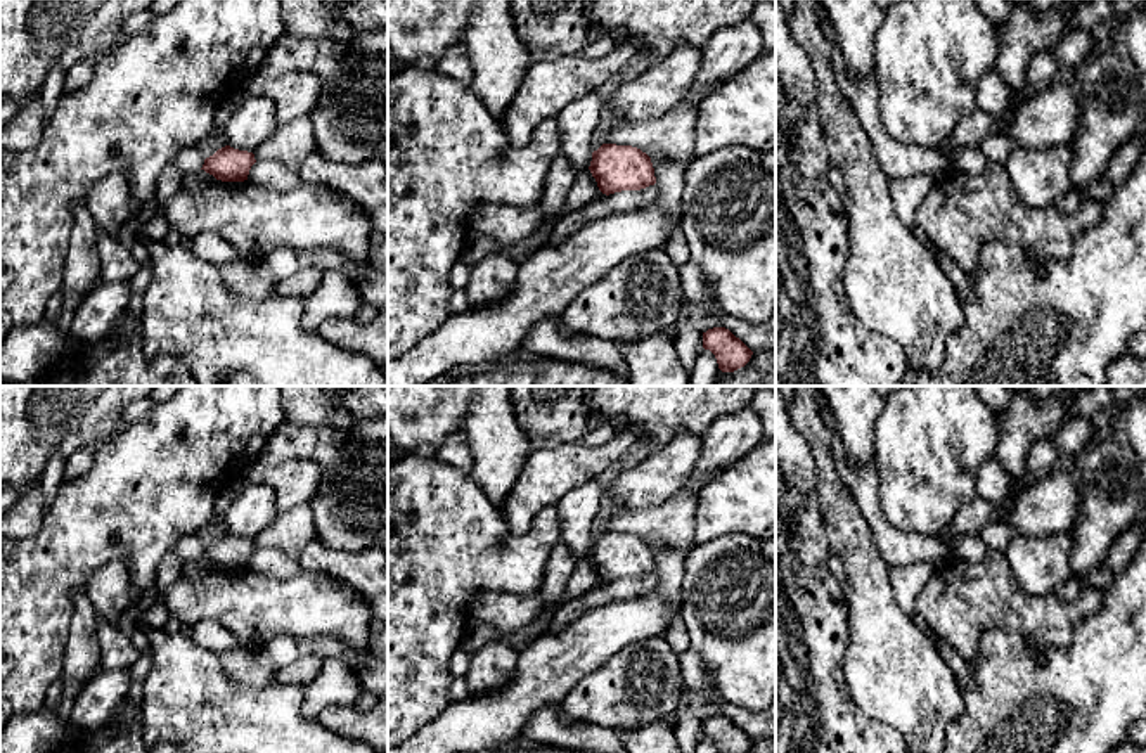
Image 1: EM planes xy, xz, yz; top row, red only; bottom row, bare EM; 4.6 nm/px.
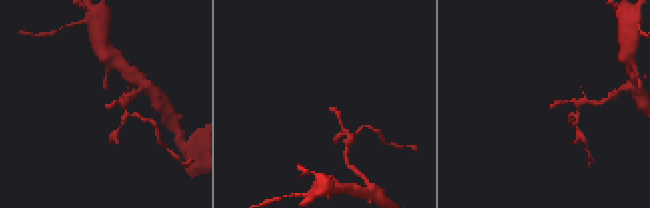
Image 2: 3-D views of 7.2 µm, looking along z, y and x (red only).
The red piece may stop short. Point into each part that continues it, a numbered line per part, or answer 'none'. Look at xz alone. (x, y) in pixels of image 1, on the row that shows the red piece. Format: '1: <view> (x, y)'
none

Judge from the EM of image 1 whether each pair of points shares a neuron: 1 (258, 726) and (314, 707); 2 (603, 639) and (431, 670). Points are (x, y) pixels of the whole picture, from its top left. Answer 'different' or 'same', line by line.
1: different
2: different

